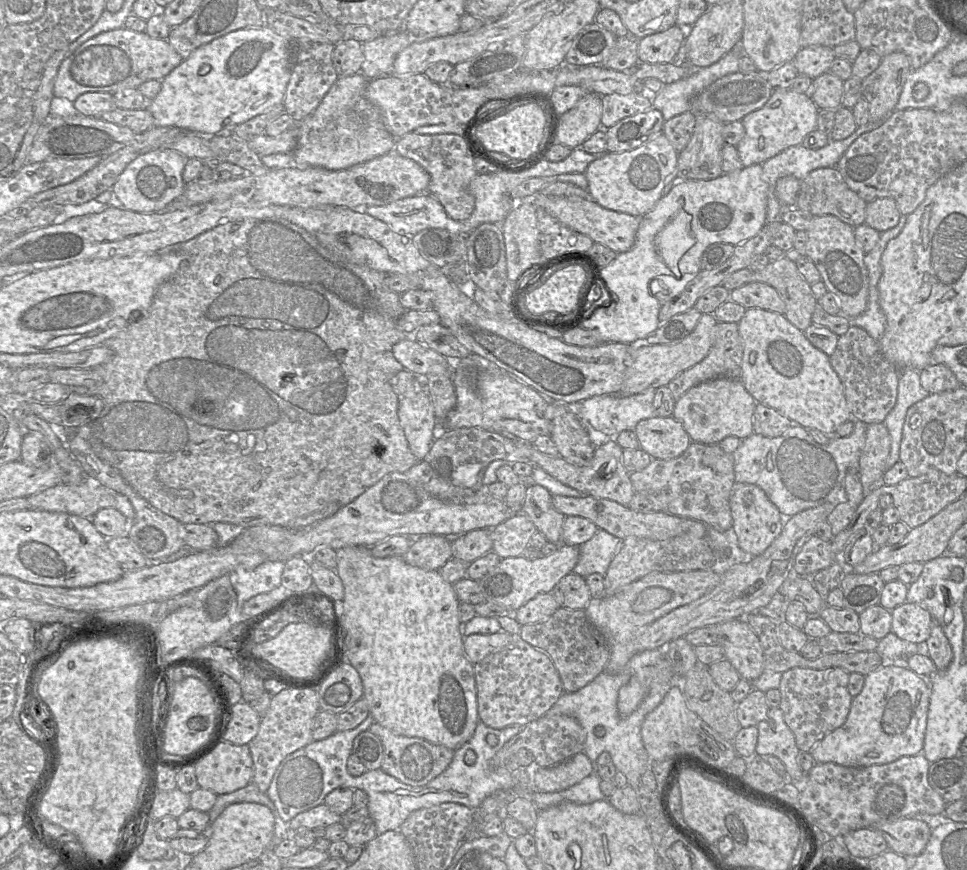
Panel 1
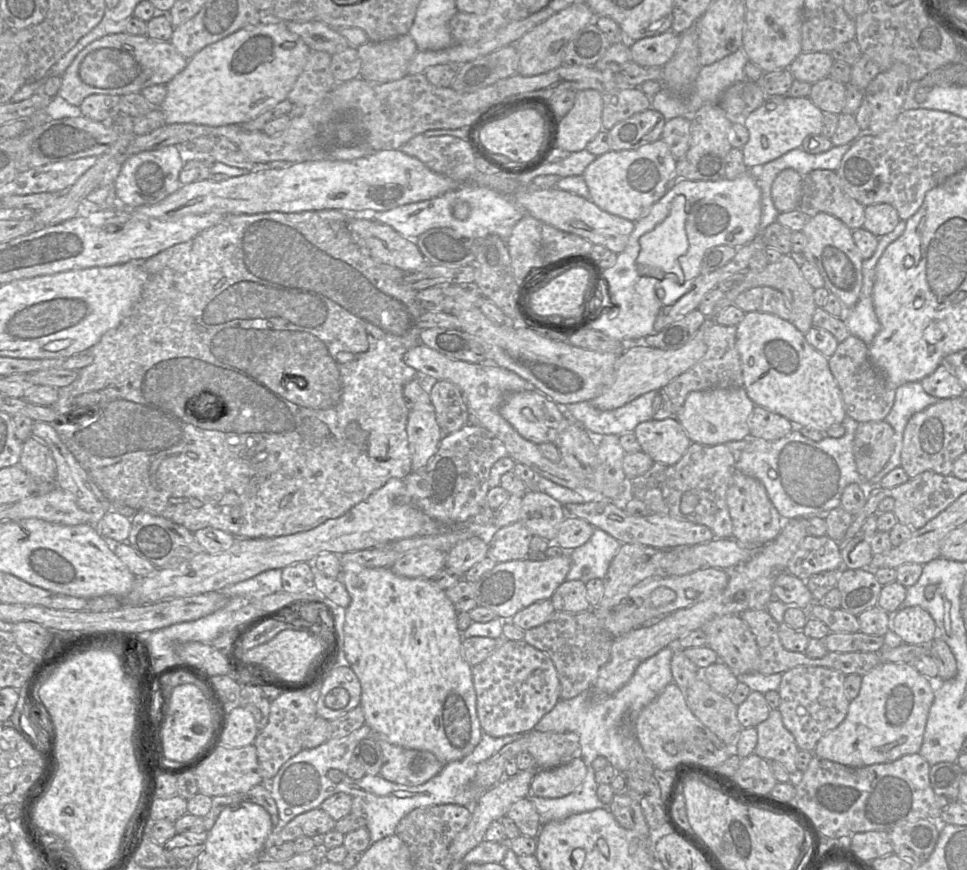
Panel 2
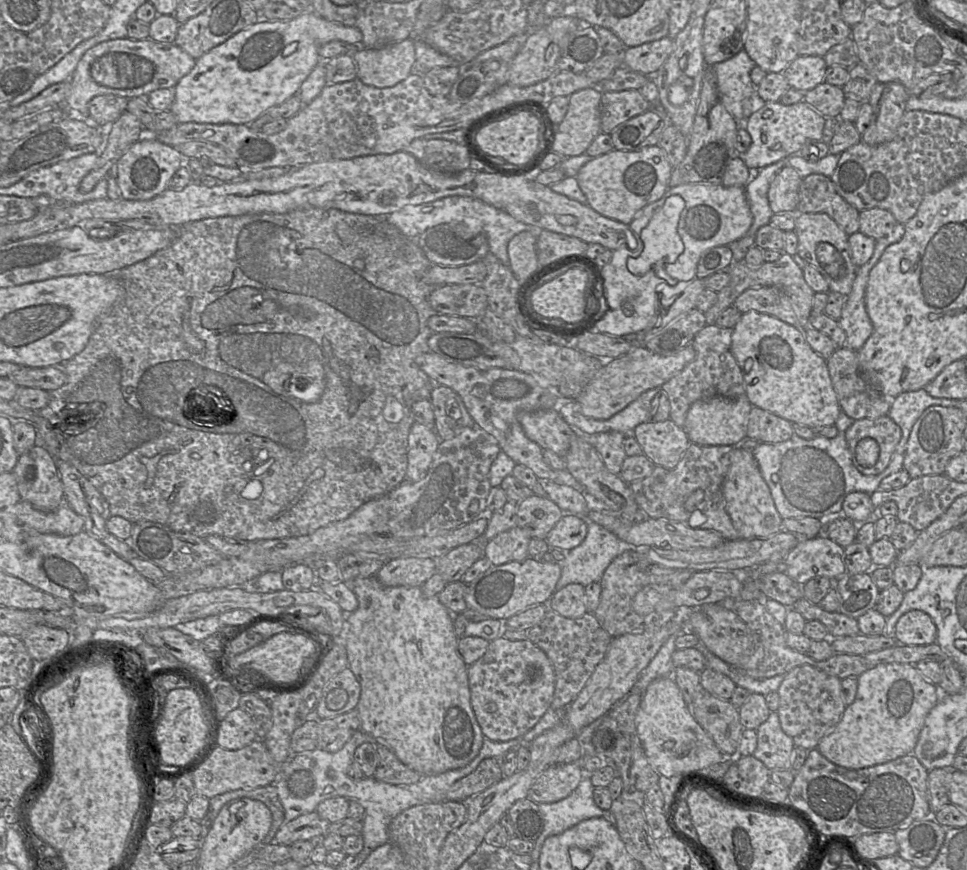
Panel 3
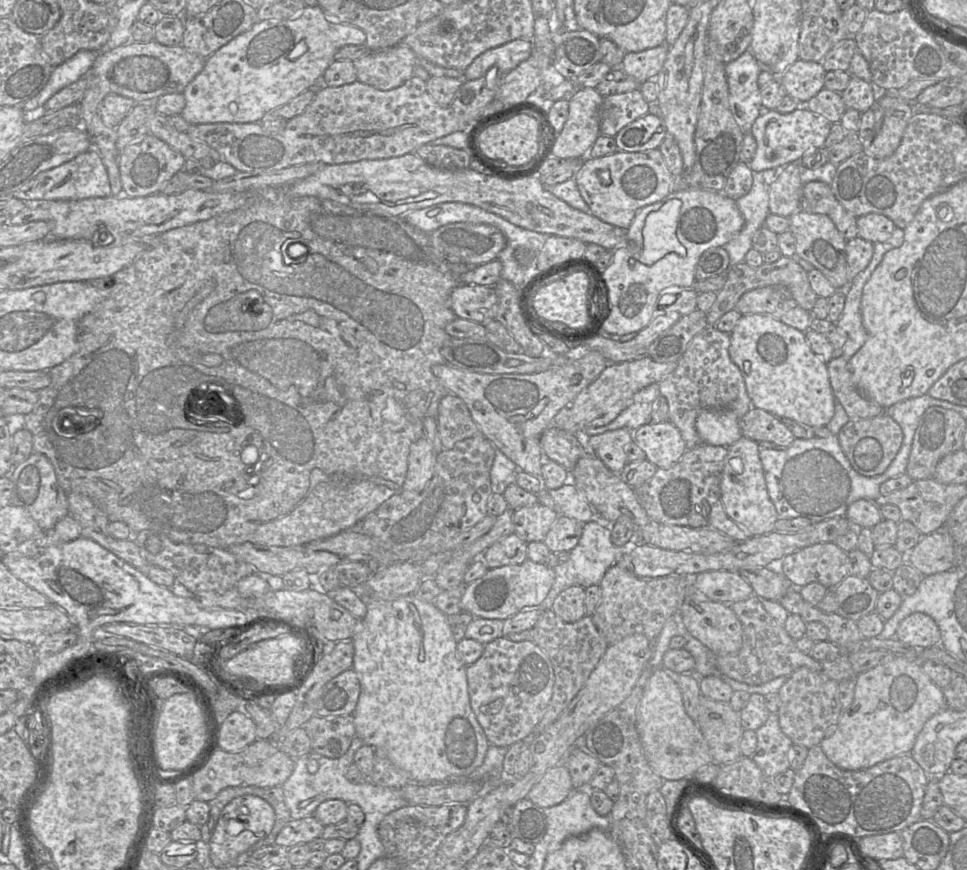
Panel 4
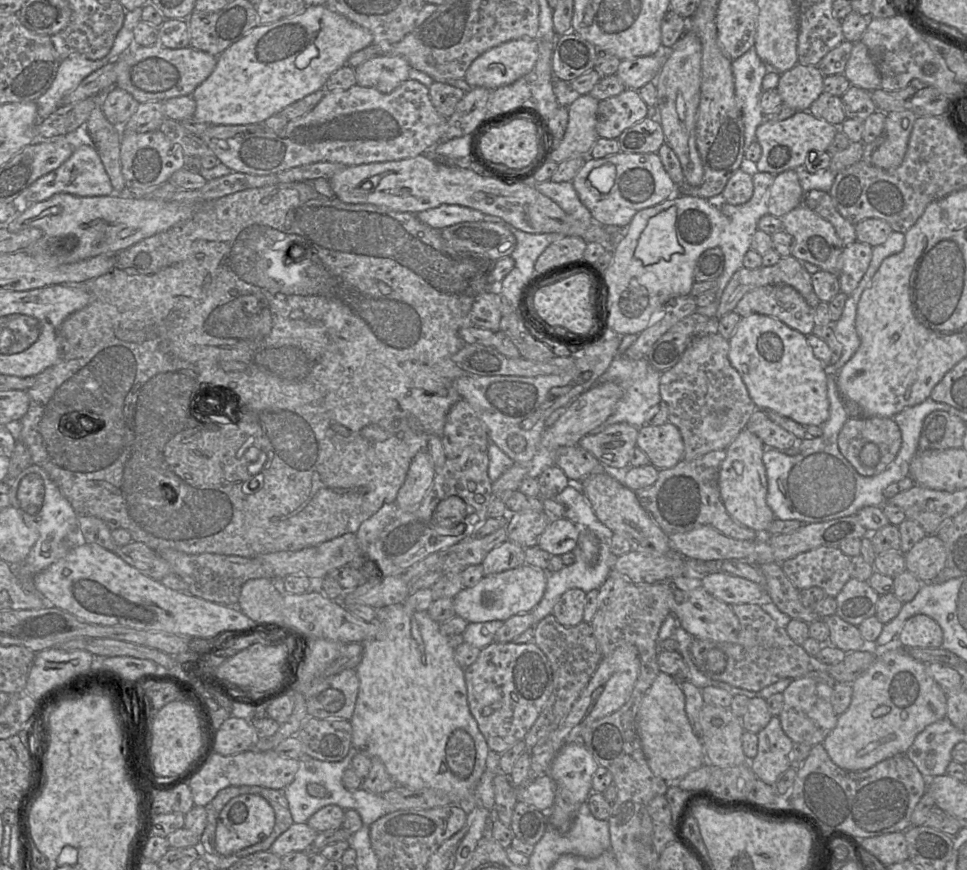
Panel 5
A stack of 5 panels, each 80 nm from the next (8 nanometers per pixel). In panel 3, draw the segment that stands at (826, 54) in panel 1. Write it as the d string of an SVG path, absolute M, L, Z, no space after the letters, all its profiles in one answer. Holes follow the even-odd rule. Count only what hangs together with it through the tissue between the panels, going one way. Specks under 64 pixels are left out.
M798 56L783 72L791 88L807 92L825 82L828 66L821 56Z

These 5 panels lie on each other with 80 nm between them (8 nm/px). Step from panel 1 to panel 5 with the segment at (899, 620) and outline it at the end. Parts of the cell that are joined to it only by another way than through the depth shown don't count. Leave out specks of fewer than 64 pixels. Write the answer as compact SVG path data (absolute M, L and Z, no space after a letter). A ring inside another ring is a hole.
M918 614L905 622L897 641L902 647L941 648L943 631L932 617Z

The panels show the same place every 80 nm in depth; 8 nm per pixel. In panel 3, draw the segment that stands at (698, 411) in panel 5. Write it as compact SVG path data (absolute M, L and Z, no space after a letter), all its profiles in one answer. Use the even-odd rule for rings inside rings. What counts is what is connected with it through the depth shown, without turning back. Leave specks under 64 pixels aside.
M706 325L691 343L696 352L695 359L662 385L661 389L670 401L670 419L679 427L684 428L688 410L694 402L716 396L738 398L745 394L743 373L731 352L732 333L730 328Z

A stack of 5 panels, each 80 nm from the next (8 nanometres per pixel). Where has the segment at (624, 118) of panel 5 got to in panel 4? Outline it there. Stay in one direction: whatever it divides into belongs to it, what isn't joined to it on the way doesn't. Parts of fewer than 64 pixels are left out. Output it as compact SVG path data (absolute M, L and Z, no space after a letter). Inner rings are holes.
M639 89L604 96L600 107L600 135L614 138L622 128L646 115L648 112L649 102L646 101Z

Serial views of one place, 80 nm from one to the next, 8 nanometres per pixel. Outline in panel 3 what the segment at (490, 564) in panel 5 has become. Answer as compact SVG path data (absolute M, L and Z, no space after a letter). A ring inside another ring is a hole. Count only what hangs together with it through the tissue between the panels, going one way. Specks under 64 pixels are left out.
M515 526L496 535L483 544L483 556L494 566L512 561L523 561L528 554L530 535L522 528Z

